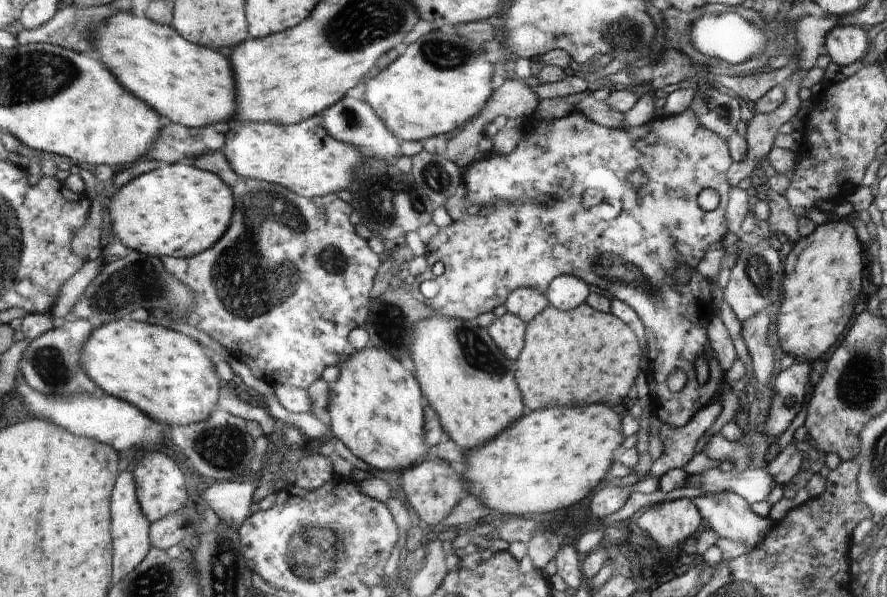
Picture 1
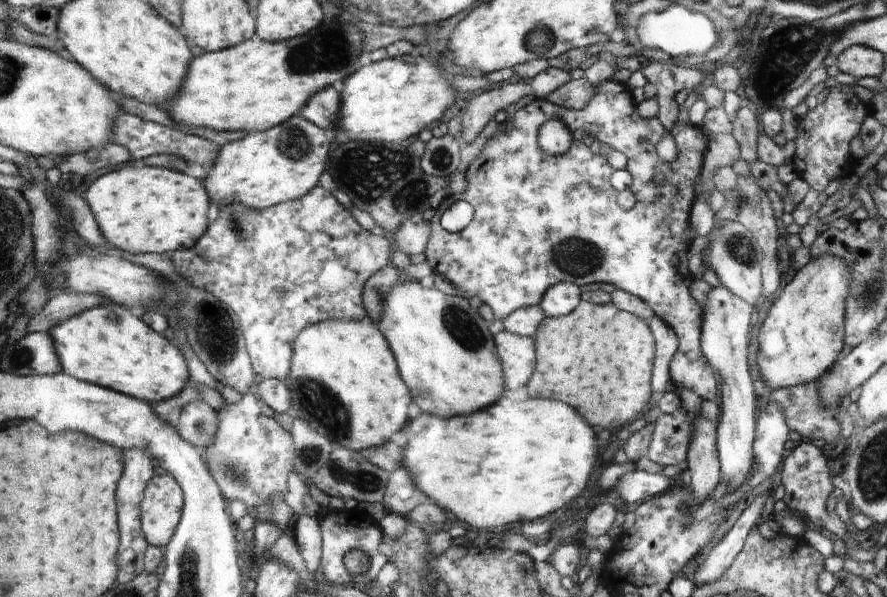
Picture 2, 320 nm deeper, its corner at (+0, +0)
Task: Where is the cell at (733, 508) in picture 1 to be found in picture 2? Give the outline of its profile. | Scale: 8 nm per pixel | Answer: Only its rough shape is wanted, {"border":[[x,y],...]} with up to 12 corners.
{"border":[[724,285],[703,302],[701,349],[720,380],[721,482],[753,466],[748,372],[755,307]]}

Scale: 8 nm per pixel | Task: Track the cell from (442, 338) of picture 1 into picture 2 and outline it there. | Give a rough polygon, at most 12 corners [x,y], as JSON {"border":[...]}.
{"border":[[406,278],[376,323],[422,412],[488,409],[505,371],[468,301]]}

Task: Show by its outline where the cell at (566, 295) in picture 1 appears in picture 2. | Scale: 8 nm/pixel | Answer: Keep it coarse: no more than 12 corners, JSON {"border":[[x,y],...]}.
{"border":[[562,281],[541,298],[546,317],[566,316],[580,305],[580,288]]}

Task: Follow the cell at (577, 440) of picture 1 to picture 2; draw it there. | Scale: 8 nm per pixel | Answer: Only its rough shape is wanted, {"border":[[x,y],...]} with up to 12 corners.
{"border":[[509,394],[420,414],[402,466],[474,529],[535,522],[584,490],[594,430]]}

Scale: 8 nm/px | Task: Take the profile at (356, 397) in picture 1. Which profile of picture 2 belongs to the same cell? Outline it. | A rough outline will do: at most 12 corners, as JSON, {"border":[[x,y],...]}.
{"border":[[370,319],[318,322],[293,346],[293,414],[360,452],[412,396]]}

